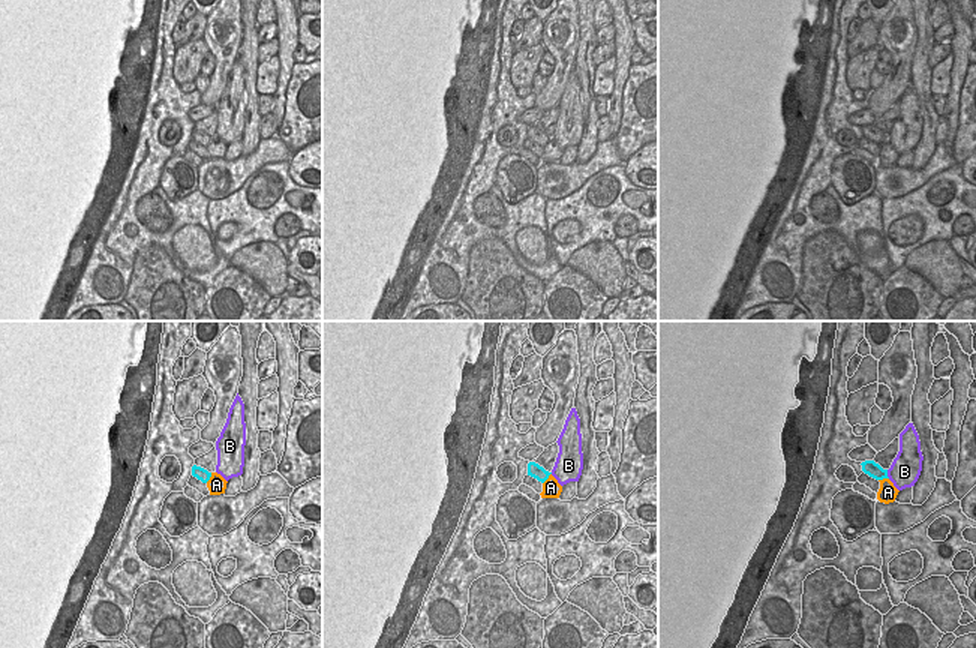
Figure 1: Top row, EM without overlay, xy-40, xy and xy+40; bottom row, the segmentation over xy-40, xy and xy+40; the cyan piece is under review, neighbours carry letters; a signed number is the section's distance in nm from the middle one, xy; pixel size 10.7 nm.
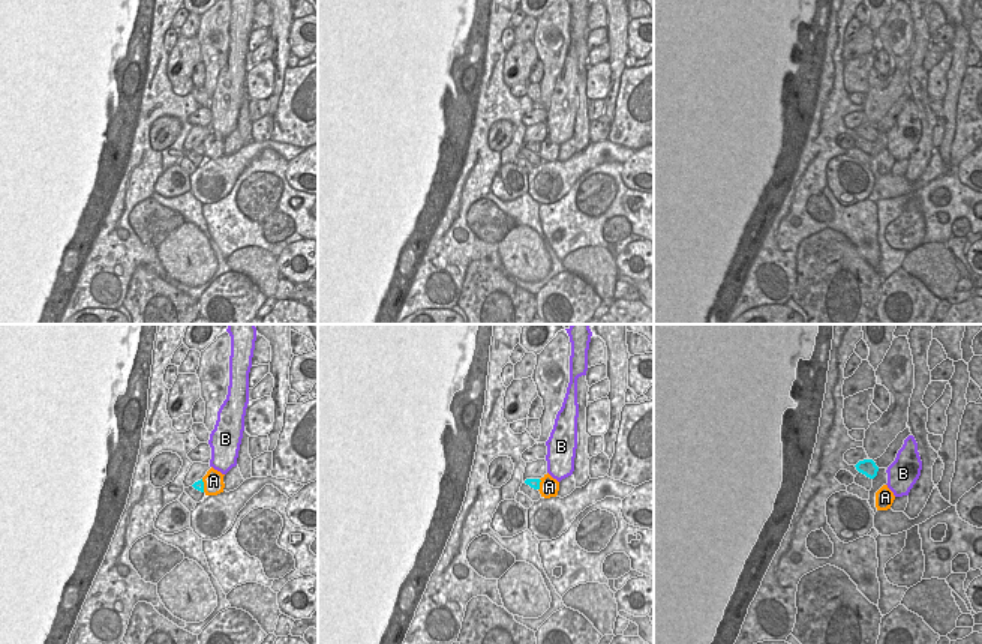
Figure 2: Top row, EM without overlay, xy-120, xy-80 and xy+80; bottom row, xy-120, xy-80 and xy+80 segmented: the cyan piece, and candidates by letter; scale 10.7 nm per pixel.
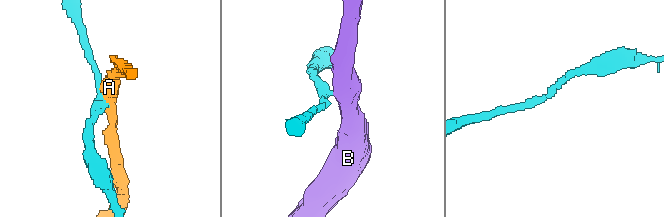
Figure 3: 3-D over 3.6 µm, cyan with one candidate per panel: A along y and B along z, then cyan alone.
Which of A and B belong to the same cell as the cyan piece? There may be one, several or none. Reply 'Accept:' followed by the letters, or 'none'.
Accept: none

